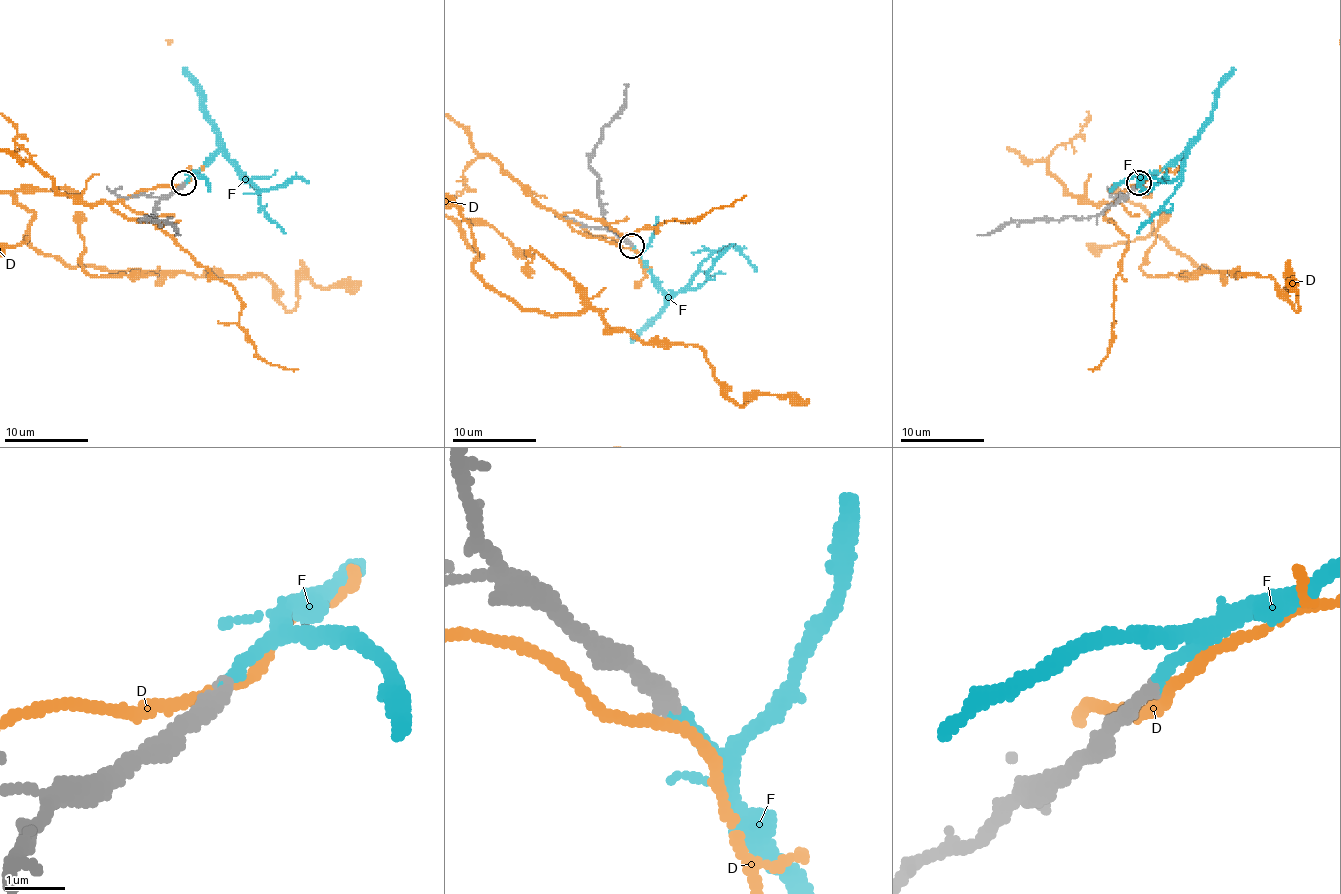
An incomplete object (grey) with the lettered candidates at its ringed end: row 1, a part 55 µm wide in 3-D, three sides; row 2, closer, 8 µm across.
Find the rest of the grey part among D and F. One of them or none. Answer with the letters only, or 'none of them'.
F

